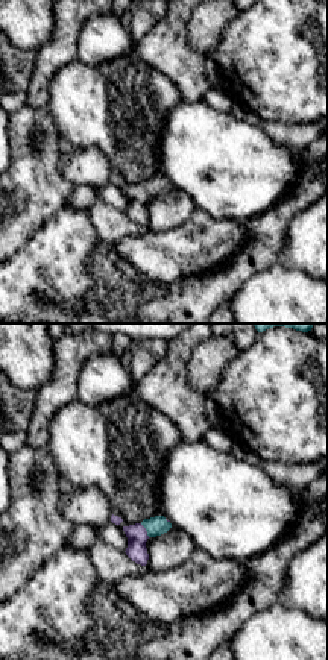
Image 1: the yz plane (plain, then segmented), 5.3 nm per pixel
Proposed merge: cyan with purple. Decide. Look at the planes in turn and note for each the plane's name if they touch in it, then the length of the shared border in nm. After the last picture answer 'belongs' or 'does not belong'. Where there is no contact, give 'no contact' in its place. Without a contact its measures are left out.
meets cyan in yz; contact 90 nm long

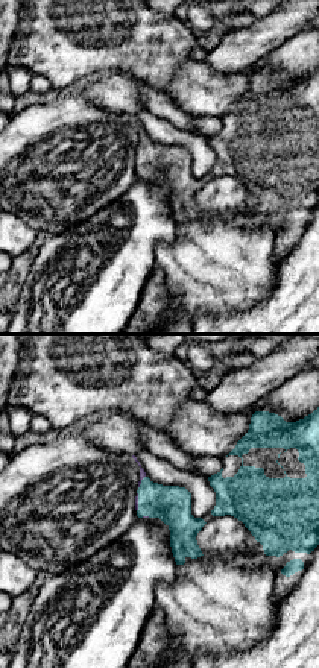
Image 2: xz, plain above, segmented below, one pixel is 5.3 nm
meets cyan in xz; contact 100 nm long

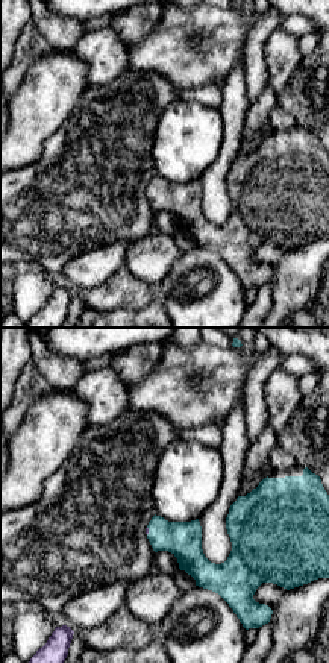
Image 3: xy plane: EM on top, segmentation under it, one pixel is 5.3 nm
meets cyan in xy; contact 50 nm long

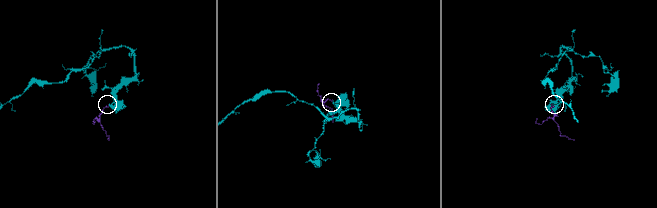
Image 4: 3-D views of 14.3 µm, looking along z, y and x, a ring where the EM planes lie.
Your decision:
belongs

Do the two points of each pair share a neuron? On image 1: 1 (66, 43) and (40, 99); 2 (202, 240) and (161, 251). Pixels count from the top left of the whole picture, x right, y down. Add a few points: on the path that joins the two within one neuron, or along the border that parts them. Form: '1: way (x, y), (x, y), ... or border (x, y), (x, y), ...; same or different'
1: way (53, 56), (44, 67), (40, 85); same
2: way (192, 248), (172, 251); same

